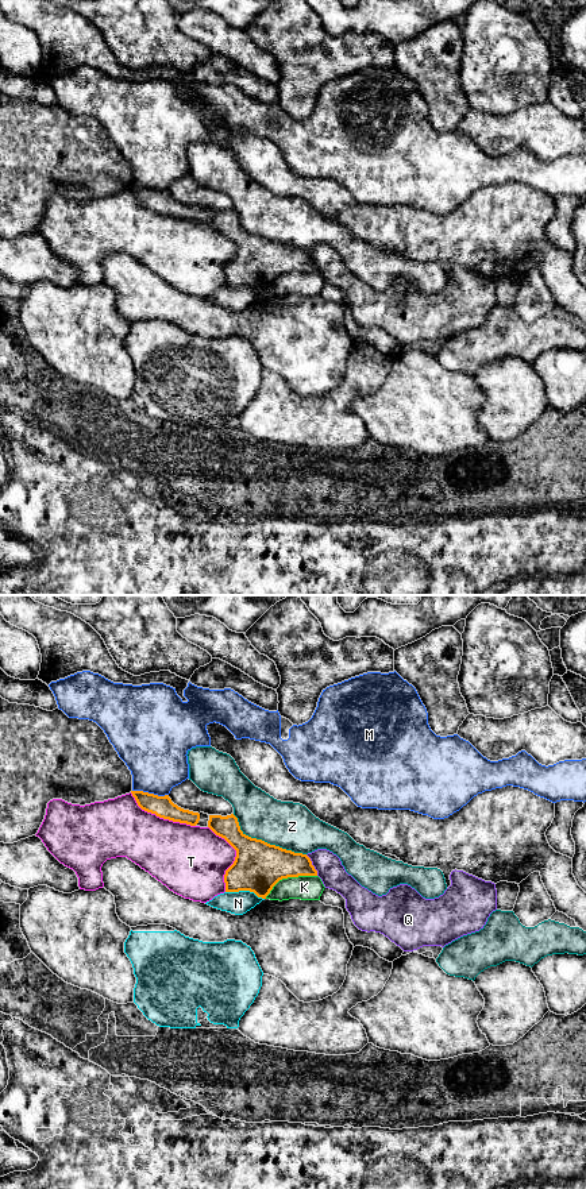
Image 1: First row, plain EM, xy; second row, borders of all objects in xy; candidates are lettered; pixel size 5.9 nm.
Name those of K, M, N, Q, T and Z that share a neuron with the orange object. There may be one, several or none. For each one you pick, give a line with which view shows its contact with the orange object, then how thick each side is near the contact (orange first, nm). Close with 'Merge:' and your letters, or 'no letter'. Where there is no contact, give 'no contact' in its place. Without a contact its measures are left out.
Merge: no letter

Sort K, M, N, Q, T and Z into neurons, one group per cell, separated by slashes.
K Q / M / N / T / Z

